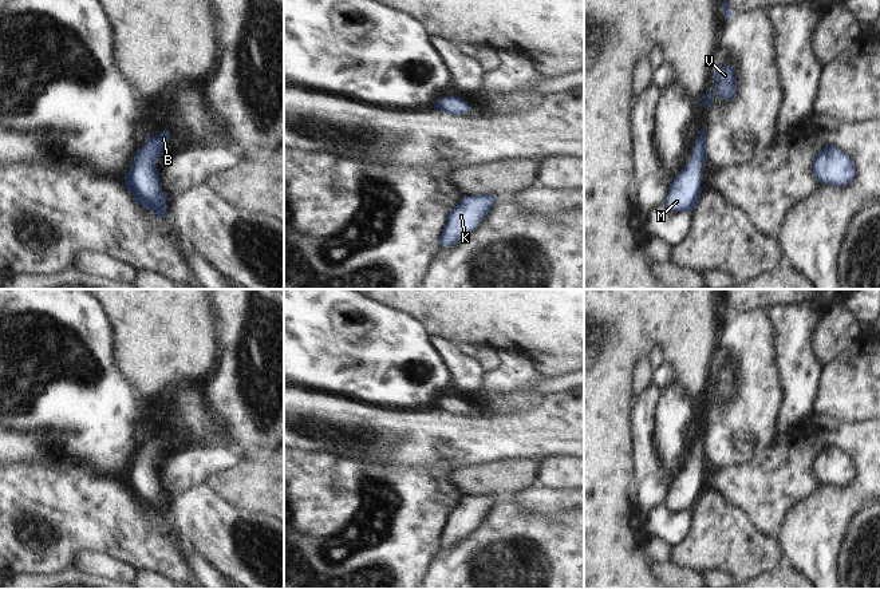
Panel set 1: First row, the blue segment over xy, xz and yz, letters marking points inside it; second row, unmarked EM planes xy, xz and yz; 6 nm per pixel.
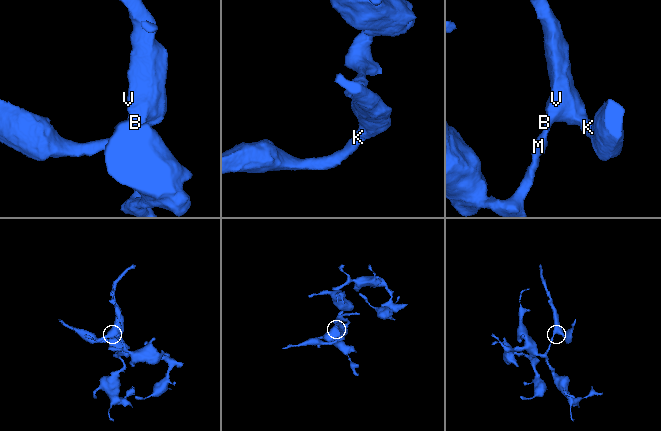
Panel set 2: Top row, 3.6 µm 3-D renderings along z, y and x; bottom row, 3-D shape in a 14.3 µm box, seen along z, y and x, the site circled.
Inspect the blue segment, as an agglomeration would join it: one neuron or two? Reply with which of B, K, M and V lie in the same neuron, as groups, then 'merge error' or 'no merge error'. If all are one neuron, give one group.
groups B K M V; no merge error

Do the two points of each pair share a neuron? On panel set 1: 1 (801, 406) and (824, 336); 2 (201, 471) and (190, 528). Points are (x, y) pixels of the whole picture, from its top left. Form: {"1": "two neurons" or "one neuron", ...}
{"1": "two neurons", "2": "two neurons"}

